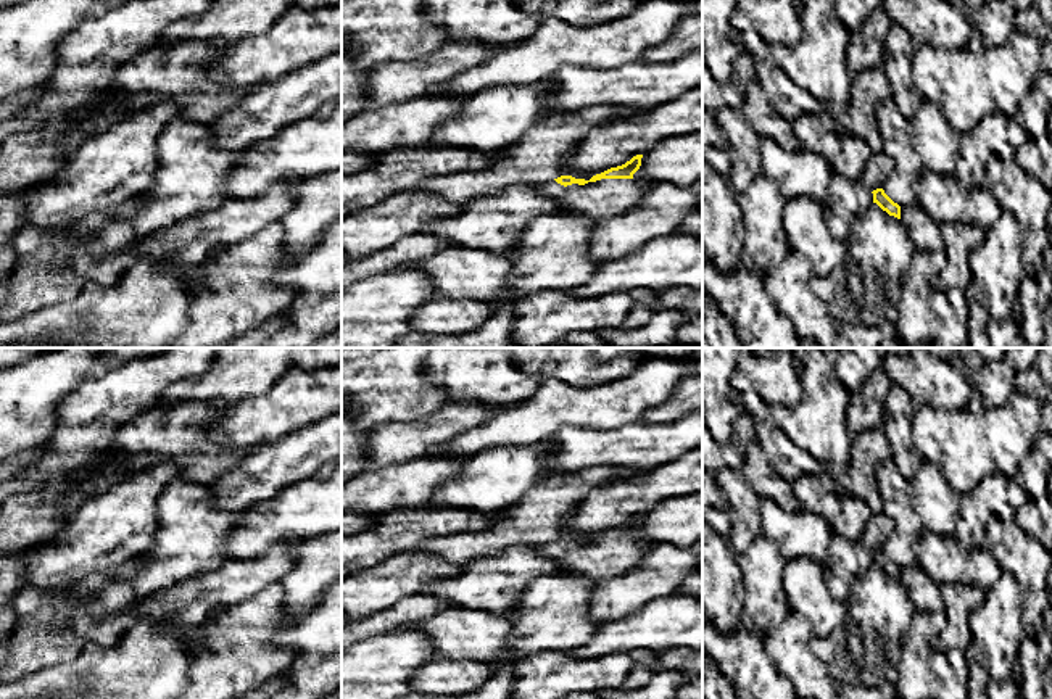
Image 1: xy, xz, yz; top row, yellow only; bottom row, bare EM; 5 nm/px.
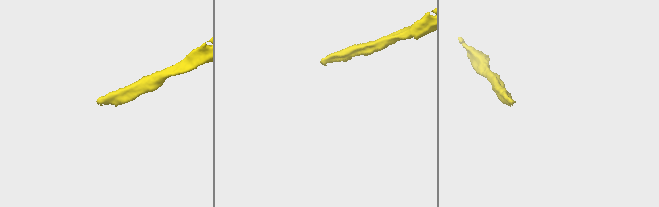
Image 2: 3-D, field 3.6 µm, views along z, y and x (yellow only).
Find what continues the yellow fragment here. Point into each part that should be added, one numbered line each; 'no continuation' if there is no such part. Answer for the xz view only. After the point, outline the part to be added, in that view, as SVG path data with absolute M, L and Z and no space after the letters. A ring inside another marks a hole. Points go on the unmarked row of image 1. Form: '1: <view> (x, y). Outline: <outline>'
1: xz (603, 559). Outline: M601 540L567 548L551 541L538 546L538 551L557 564L557 573L586 575L601 581L633 570L651 548L643 548L635 540Z

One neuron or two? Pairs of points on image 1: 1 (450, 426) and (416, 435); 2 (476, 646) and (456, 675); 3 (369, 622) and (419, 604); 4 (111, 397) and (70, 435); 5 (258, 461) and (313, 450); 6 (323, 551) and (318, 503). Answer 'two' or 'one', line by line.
1: one
2: two
3: one
4: one
5: one
6: two

